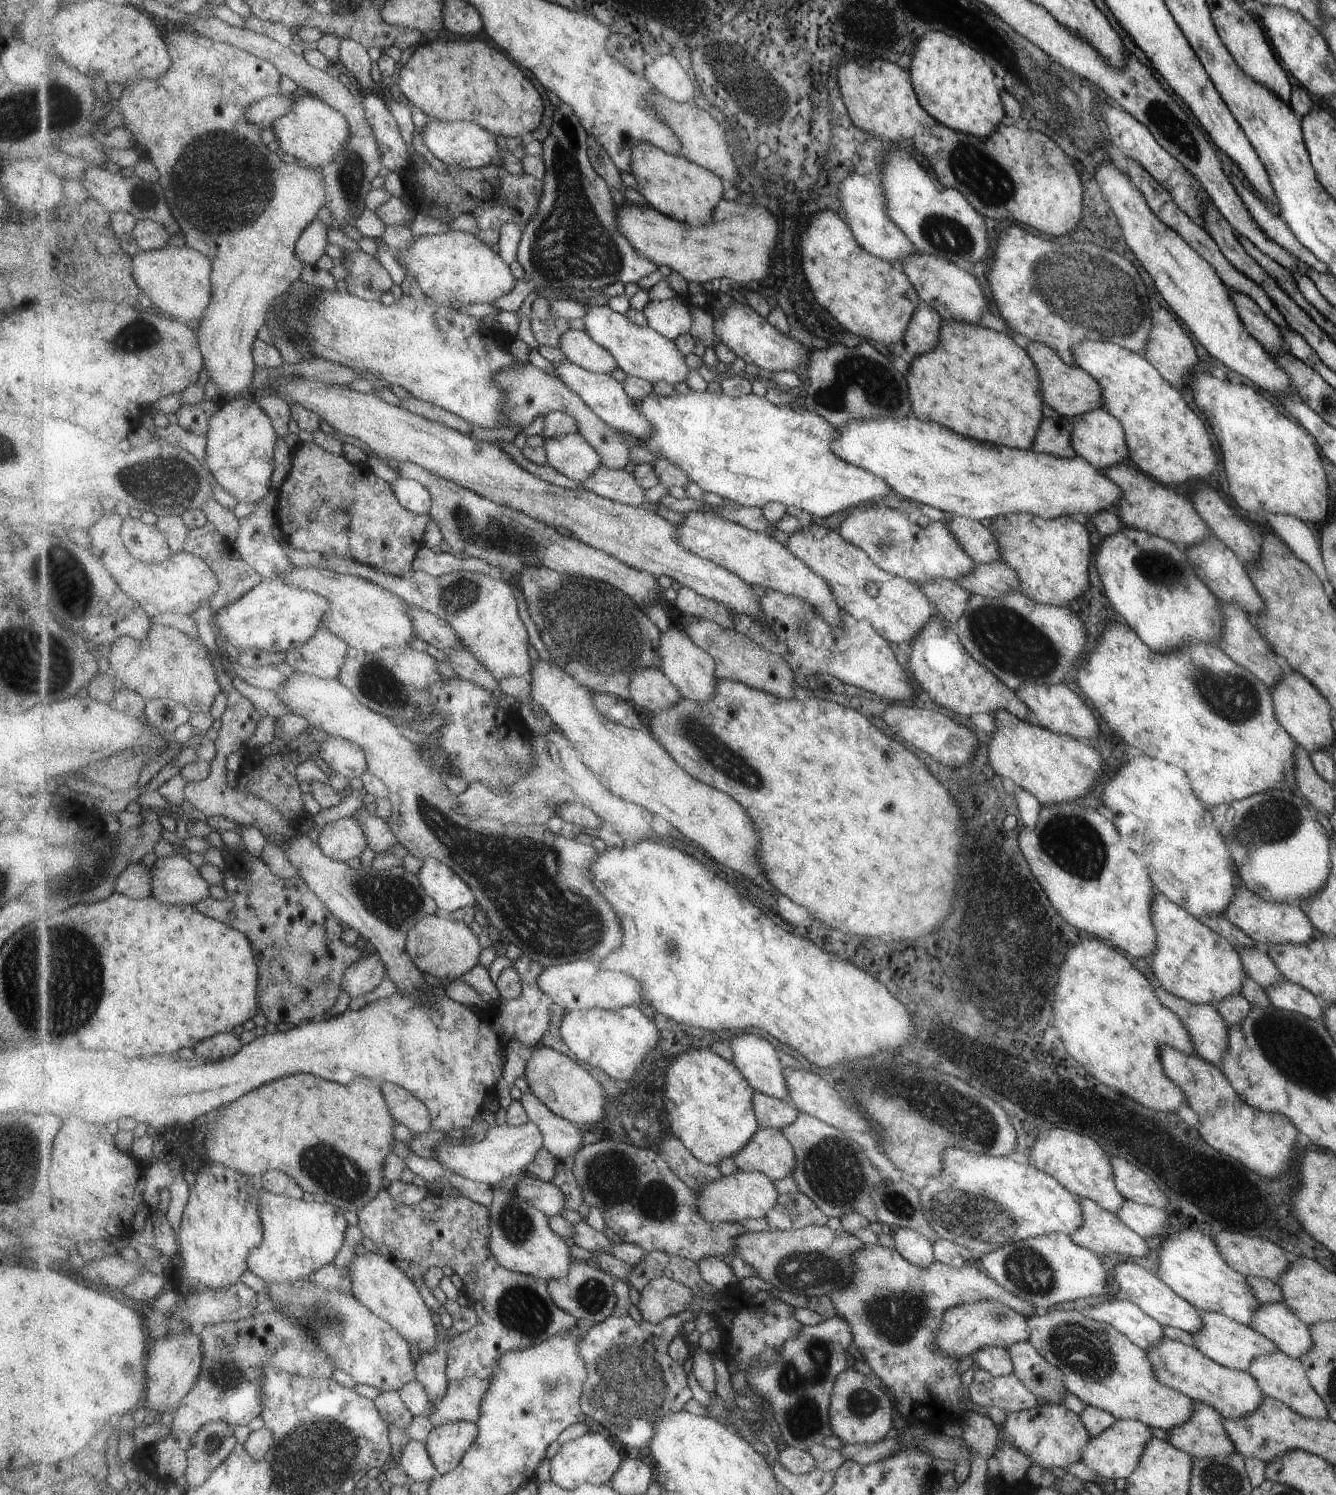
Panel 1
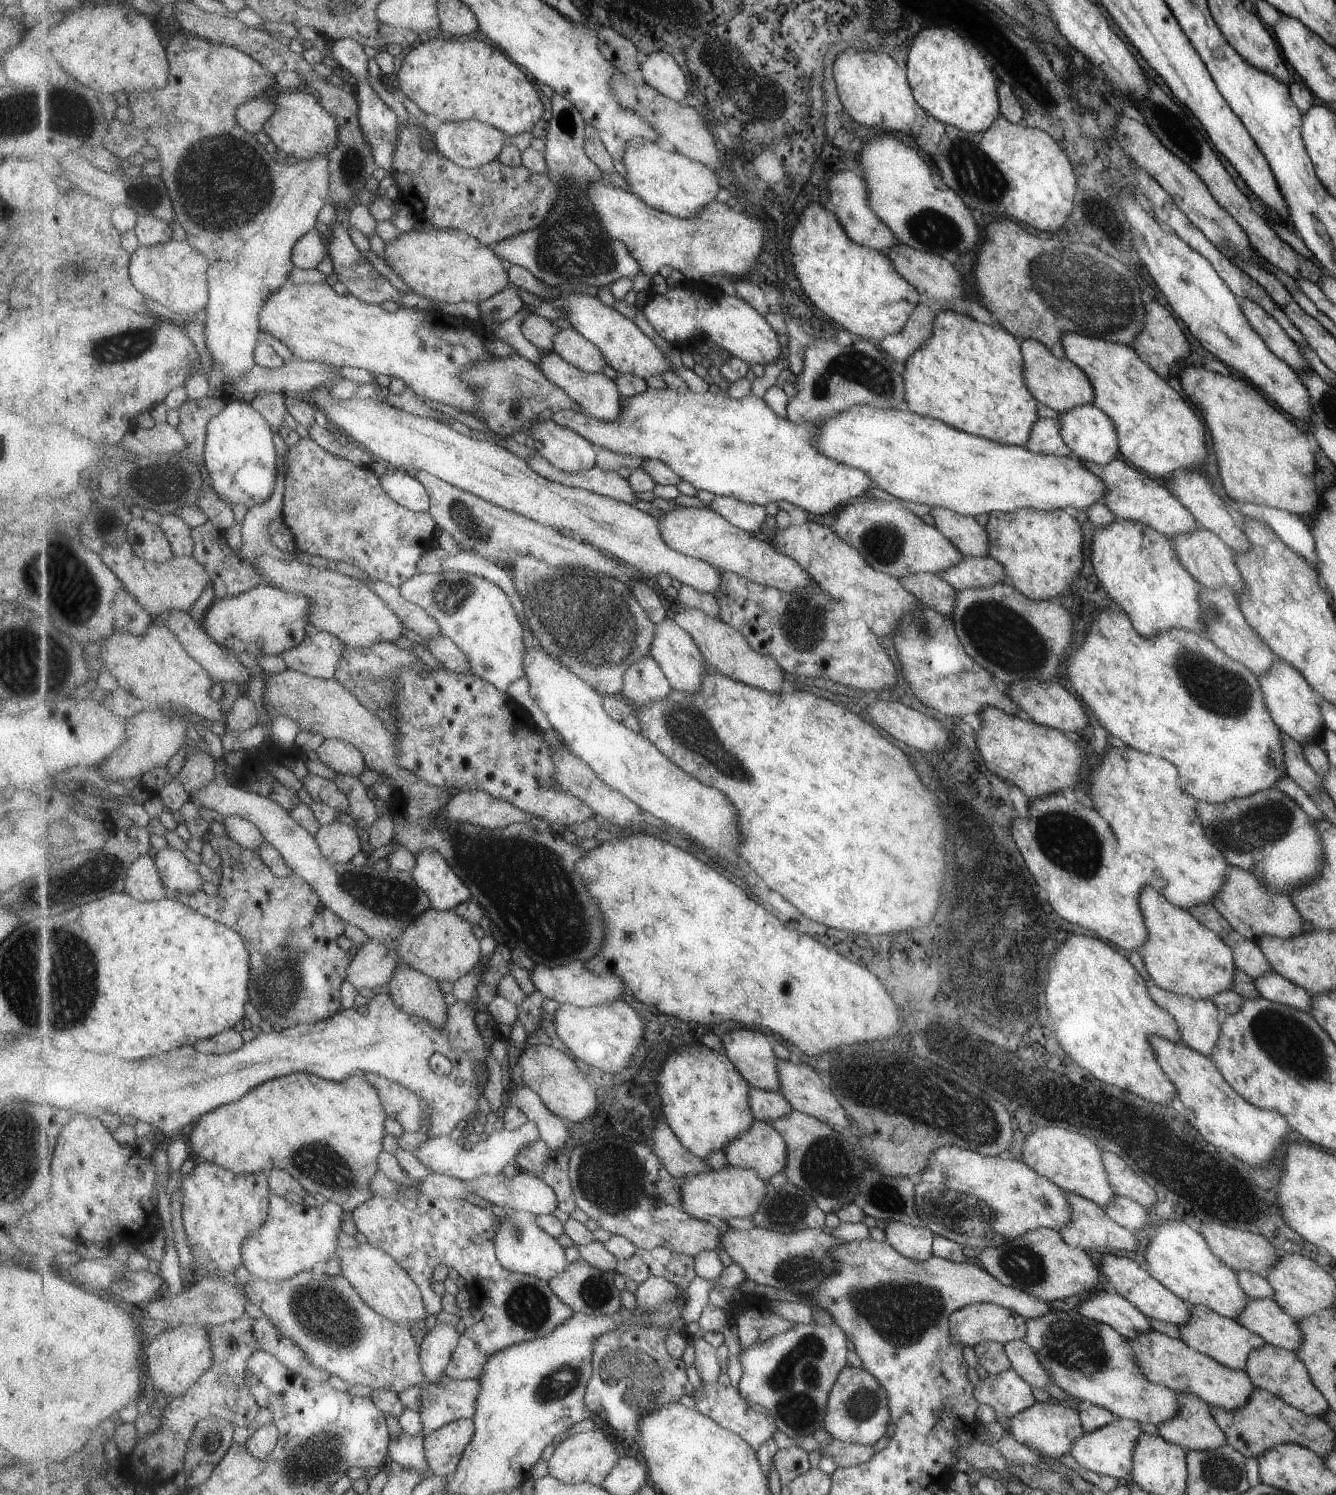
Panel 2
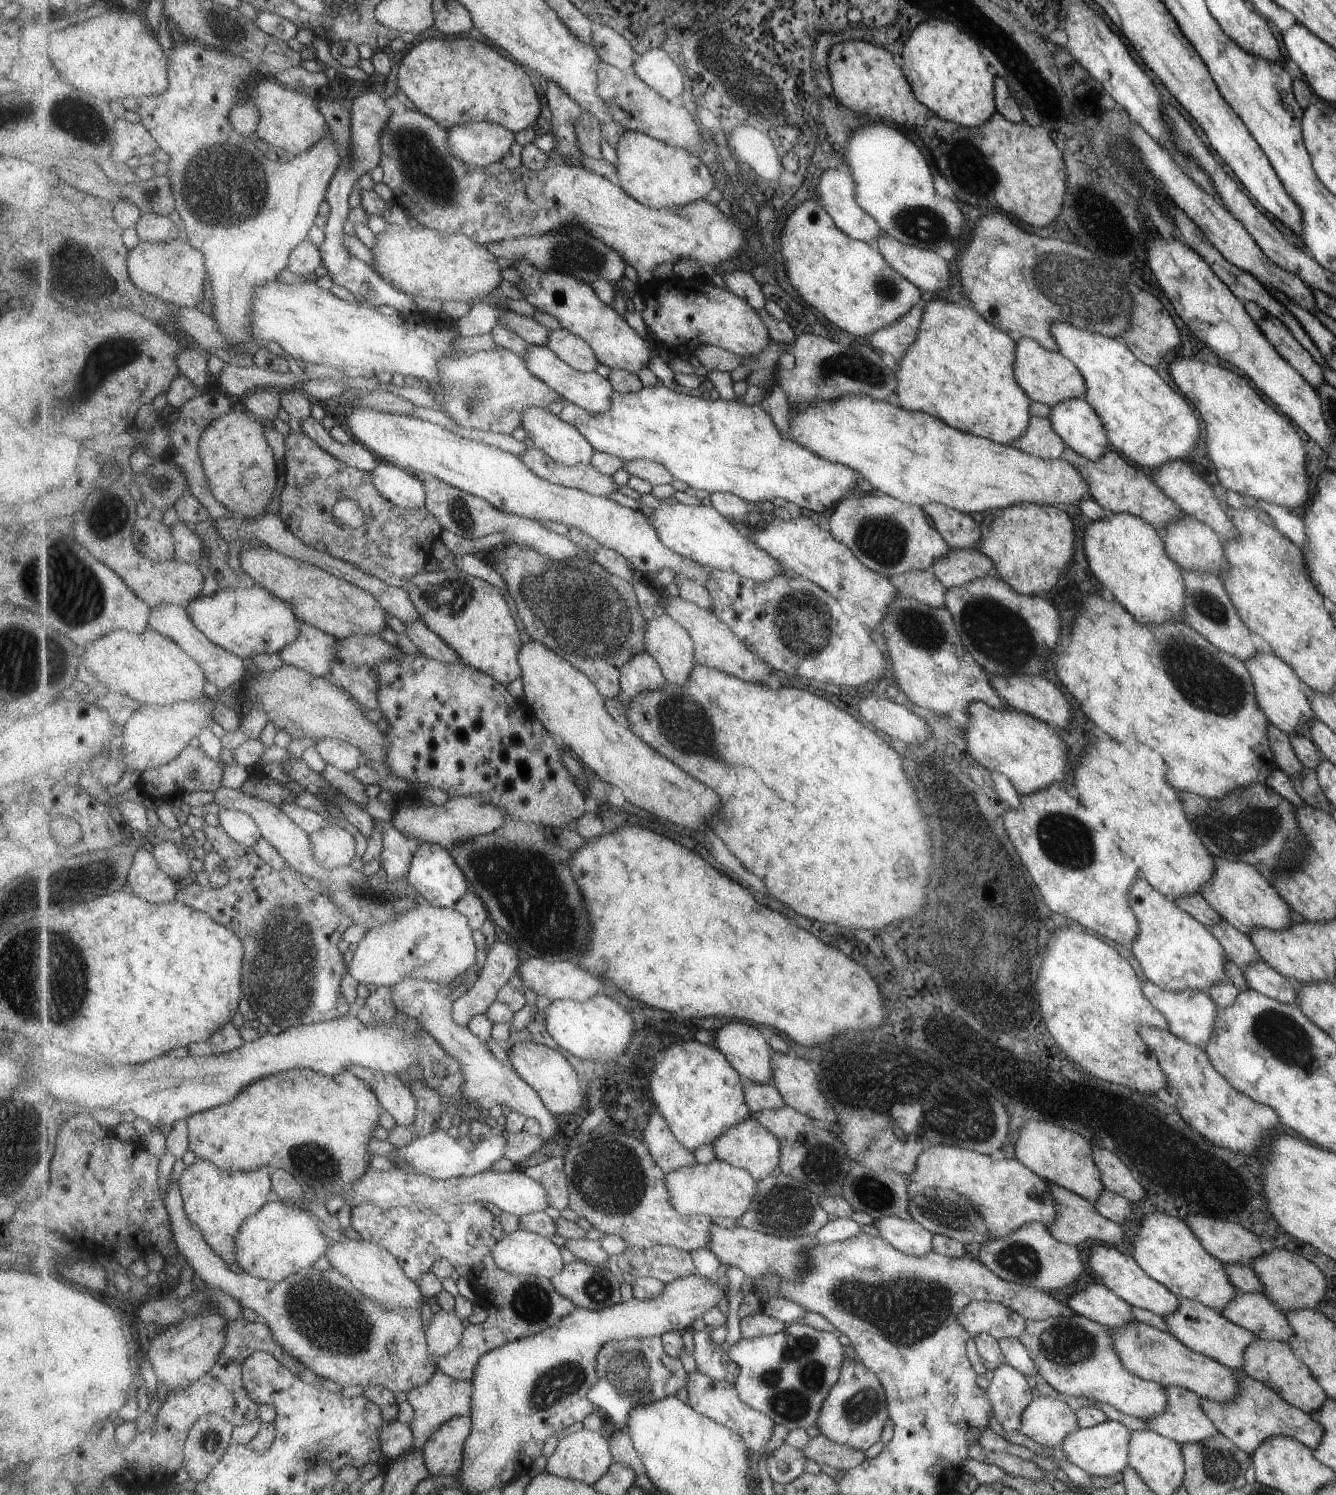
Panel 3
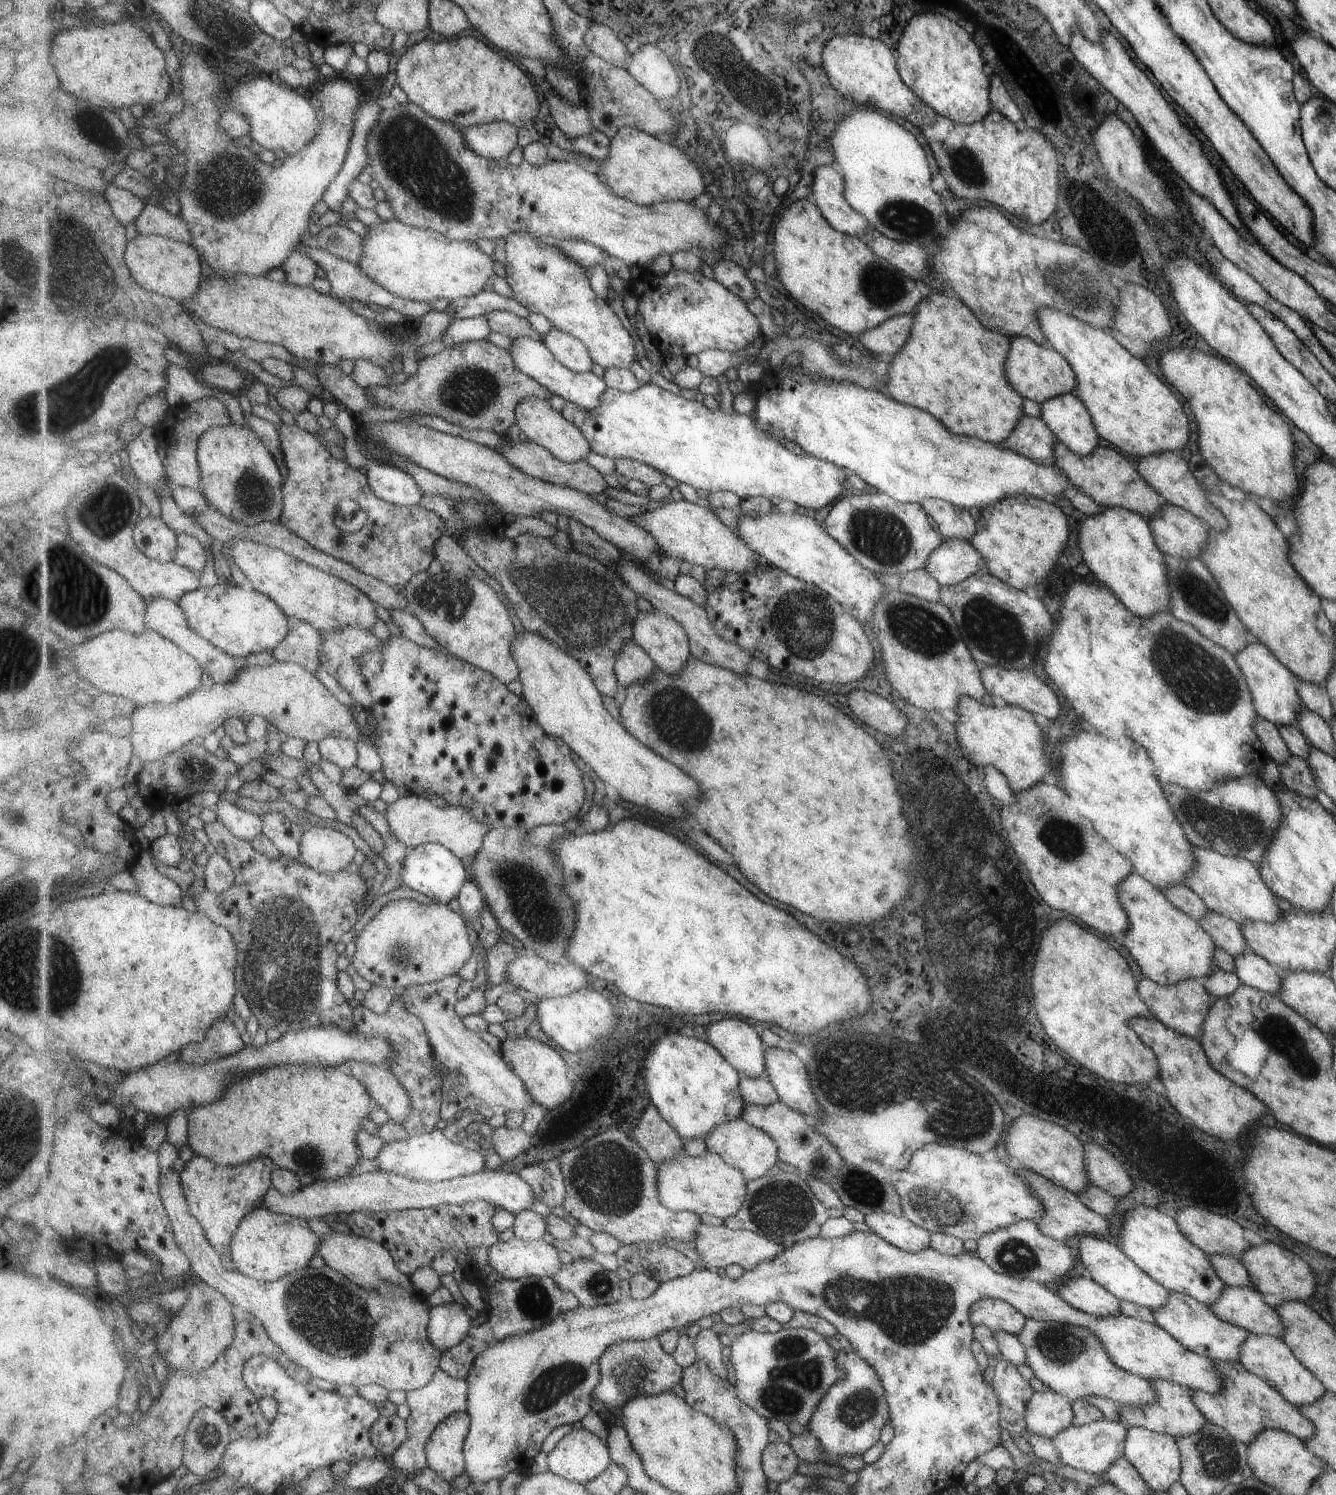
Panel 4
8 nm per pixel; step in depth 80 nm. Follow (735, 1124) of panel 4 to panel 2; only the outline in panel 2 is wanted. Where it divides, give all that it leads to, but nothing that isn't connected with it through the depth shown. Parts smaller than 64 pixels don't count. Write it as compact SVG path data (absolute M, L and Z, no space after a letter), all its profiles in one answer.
M755 1120L749 1131L733 1139L723 1151L733 1166L755 1169L766 1182L783 1171L788 1161L786 1140L771 1123L765 1121Z

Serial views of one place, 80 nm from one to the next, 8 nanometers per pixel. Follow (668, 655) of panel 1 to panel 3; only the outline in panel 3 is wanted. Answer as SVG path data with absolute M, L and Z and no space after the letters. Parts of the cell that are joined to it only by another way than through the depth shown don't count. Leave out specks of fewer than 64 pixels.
M663 612L660 617L651 619L646 624L645 648L658 660L667 681L682 687L689 680L693 667L697 664L695 643L690 632L670 614Z

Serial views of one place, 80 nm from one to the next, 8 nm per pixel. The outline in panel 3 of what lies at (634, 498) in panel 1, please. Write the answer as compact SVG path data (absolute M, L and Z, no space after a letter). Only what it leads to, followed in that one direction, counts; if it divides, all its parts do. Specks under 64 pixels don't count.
M535 445L518 456L537 476L556 485L565 485L574 489L583 489L595 496L604 497L615 492L619 485L610 476L599 472L591 464L579 463L567 466L557 462L542 448Z

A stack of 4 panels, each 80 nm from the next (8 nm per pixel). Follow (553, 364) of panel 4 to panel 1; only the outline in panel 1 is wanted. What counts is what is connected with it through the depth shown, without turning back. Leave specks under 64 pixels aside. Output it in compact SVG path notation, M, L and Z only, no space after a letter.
M571 361L555 363L556 375L572 389L575 394L581 398L597 413L597 416L615 427L625 436L629 436L640 442L654 433L654 426L650 420L647 420L640 410L637 410L636 401L634 401L626 391L624 384L615 380L610 374L594 373L585 370L582 366Z

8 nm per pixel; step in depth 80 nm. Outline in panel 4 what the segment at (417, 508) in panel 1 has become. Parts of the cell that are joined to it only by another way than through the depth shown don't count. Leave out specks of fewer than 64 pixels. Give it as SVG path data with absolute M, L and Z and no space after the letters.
M370 460L369 464L369 484L379 498L399 506L420 504L424 490L411 474L389 463Z

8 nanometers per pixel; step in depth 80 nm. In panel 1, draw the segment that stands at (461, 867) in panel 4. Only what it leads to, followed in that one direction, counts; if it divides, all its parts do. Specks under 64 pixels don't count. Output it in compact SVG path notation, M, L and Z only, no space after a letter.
M435 857L424 858L418 875L427 892L437 901L439 910L447 915L477 903L473 889L463 877Z

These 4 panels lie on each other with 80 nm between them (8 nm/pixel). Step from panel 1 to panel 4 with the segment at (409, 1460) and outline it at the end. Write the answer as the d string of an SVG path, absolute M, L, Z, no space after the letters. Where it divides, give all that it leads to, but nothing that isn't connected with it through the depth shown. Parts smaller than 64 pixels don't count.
M397 1416L379 1417L371 1431L372 1440L375 1448L385 1456L393 1456L394 1452L408 1439L411 1430L408 1428L408 1422Z

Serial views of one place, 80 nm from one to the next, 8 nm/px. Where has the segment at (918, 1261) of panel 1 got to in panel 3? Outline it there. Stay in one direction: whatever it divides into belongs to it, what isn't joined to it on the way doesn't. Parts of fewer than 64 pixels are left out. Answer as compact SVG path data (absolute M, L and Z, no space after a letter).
M880 1216L874 1219L872 1224L878 1229L878 1236L899 1252L918 1257L932 1250L932 1232L925 1230L913 1220Z

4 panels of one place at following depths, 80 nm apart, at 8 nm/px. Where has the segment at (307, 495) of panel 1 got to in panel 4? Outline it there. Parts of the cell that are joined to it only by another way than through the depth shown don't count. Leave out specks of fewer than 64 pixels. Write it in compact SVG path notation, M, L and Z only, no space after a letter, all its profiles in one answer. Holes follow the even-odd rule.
M280 424L279 440L284 455L288 478L284 483L283 524L301 538L309 541L311 546L331 556L352 564L357 570L374 576L394 587L403 588L420 572L426 571L436 558L436 544L439 538L449 532L447 521L439 513L431 512L420 504L399 506L379 498L369 484L368 474L357 470L342 460L337 460L328 446L313 433L303 430L299 425ZM339 500L353 500L366 514L367 522L354 533L341 532L335 523L335 512Z

